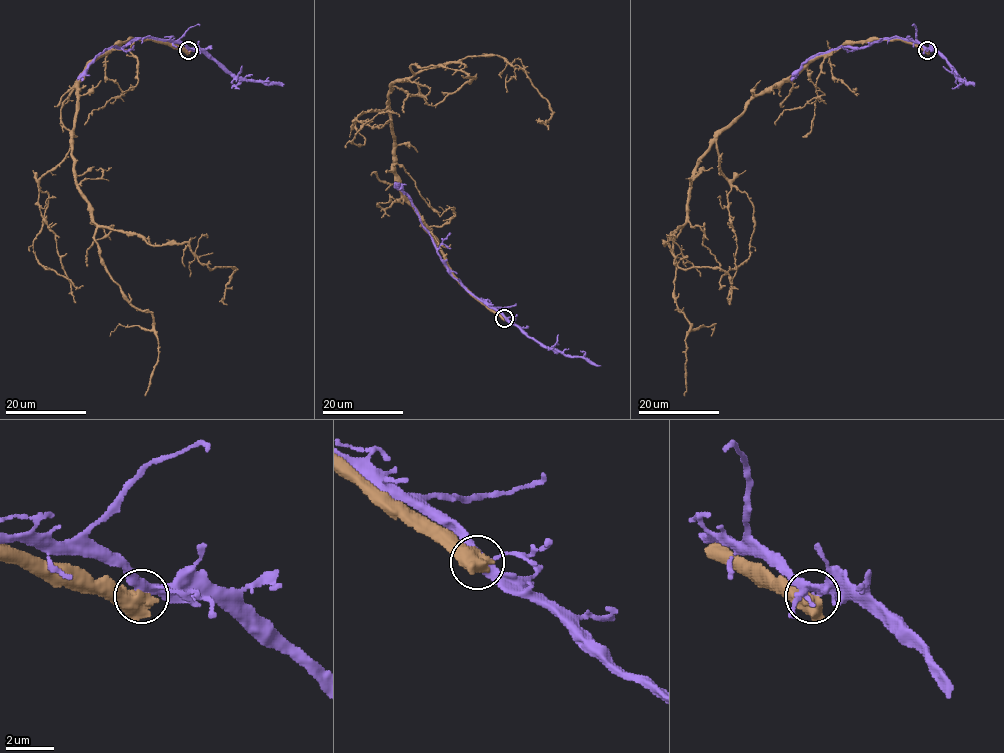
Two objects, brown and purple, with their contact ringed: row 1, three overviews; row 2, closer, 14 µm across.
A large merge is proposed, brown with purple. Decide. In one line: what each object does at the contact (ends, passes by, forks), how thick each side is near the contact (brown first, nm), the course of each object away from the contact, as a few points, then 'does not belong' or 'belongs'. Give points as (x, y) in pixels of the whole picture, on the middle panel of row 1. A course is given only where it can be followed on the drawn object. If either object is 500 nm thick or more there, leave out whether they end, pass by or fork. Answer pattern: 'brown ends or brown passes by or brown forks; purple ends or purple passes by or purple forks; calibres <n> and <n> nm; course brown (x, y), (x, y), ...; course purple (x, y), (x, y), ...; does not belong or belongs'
calibres 850 and 280 nm; course brown (505, 318), (452, 275), (405, 197), (388, 94), (430, 68), (499, 55), (547, 100), (543, 120); course purple (505, 318), (452, 276), (415, 207), (397, 183); does not belong

